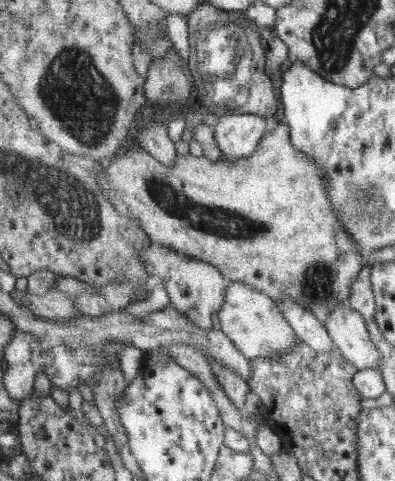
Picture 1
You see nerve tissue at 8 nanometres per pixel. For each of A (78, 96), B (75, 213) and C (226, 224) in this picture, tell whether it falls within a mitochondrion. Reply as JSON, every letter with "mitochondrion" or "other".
{"A":"mitochondrion","B":"mitochondrion","C":"mitochondrion"}

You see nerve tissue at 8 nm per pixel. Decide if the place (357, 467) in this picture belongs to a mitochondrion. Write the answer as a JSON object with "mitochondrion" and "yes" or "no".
{"mitochondrion":"no"}

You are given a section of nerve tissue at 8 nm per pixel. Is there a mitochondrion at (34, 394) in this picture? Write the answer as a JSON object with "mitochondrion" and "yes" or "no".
{"mitochondrion":"no"}

